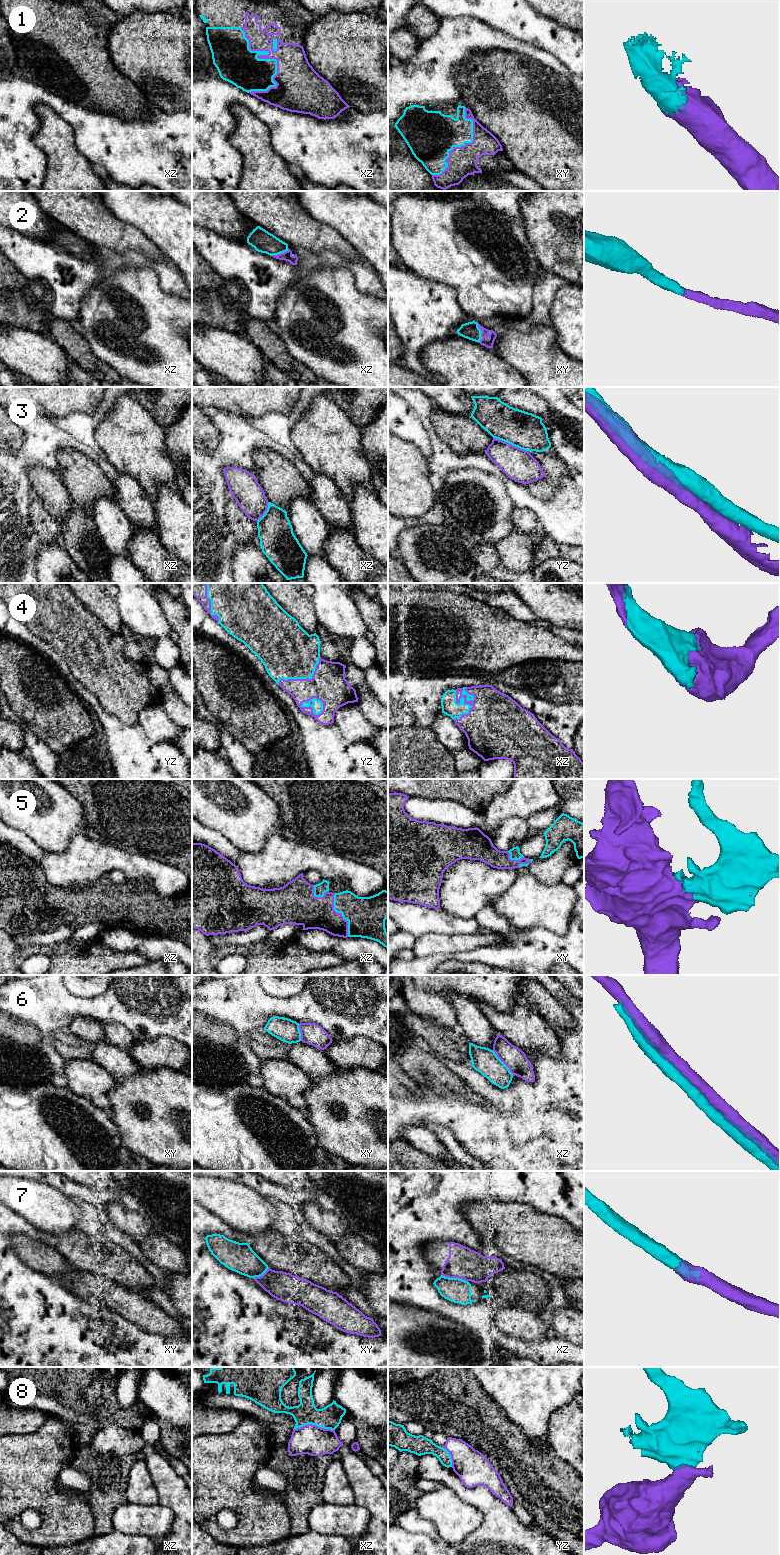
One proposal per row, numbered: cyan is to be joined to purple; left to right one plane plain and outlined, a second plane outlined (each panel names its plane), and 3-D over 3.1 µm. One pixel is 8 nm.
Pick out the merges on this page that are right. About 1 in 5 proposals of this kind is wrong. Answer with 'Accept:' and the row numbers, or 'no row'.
Accept: 1, 2, 4, 5

